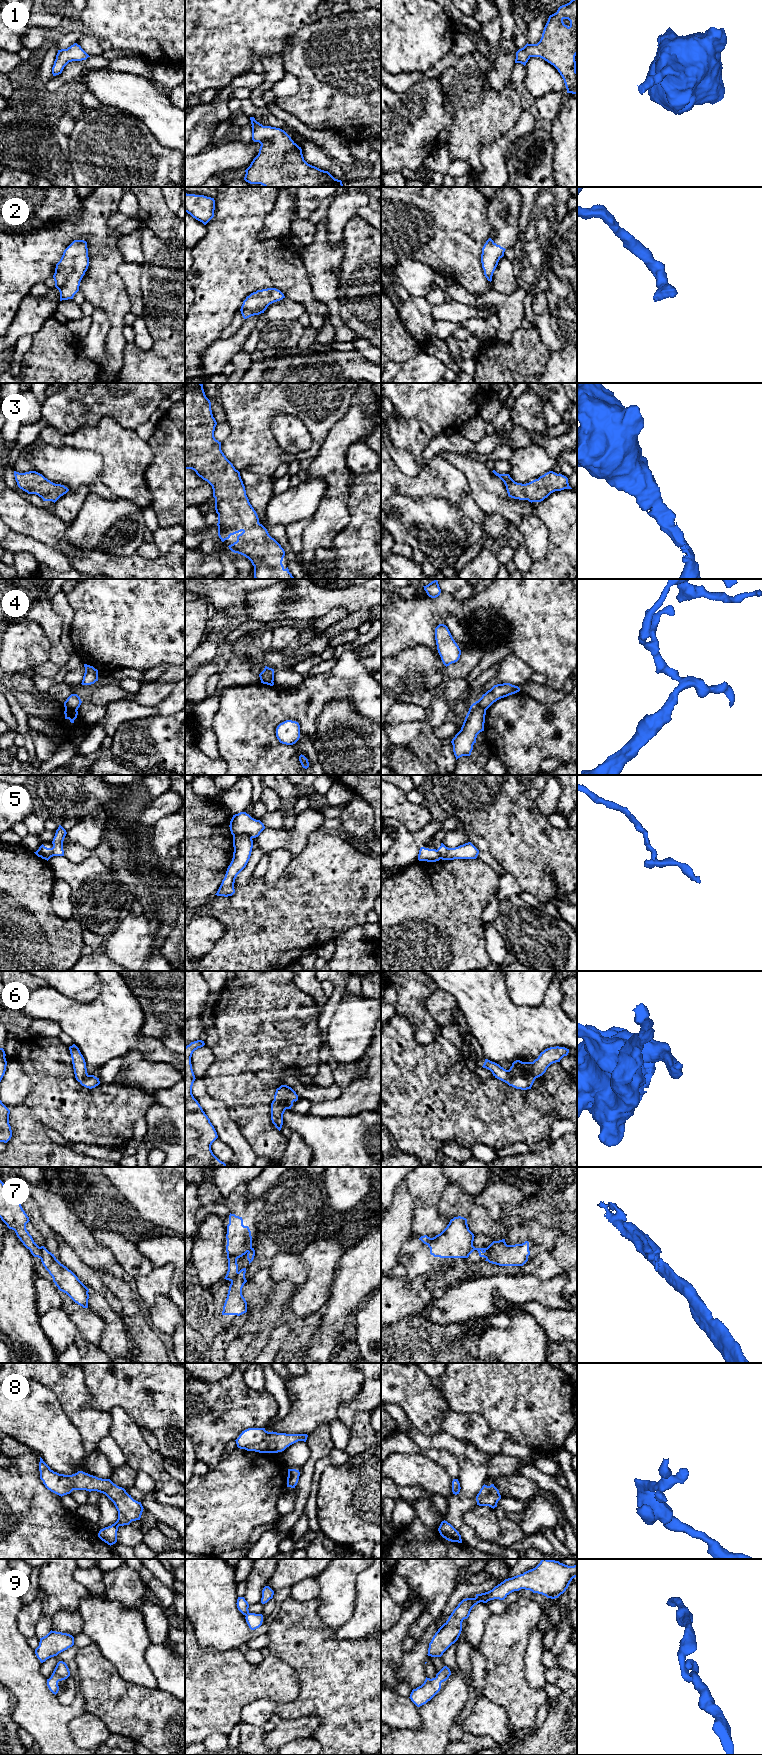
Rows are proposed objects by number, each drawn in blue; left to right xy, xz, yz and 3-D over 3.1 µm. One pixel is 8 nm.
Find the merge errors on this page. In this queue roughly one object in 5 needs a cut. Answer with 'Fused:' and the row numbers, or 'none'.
Fused: 4, 5, 7

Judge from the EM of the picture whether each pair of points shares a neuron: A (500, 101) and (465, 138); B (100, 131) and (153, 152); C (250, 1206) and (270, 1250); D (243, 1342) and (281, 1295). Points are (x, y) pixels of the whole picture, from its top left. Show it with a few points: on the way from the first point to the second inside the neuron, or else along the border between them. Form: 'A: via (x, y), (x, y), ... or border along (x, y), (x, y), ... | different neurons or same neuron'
A: via (491, 110), (473, 129) | same neuron
B: via (113, 144), (121, 152), (140, 152) | same neuron
C: border along (263, 1199), (252, 1245) | different neurons
D: border along (253, 1338), (243, 1352) | different neurons

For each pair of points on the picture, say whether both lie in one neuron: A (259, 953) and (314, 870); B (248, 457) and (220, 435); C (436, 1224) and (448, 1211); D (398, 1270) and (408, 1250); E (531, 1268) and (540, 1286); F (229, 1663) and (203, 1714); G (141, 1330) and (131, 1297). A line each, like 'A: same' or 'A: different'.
A: same
B: different
C: different
D: different
E: different
F: same
G: same

